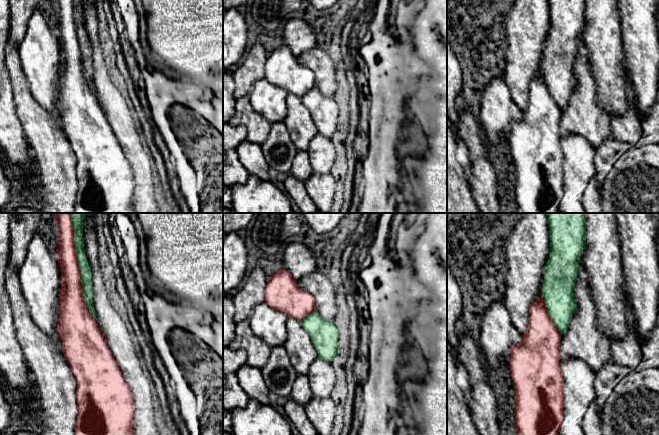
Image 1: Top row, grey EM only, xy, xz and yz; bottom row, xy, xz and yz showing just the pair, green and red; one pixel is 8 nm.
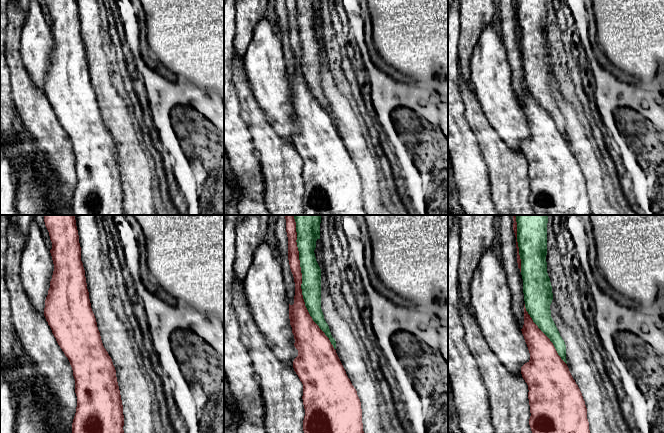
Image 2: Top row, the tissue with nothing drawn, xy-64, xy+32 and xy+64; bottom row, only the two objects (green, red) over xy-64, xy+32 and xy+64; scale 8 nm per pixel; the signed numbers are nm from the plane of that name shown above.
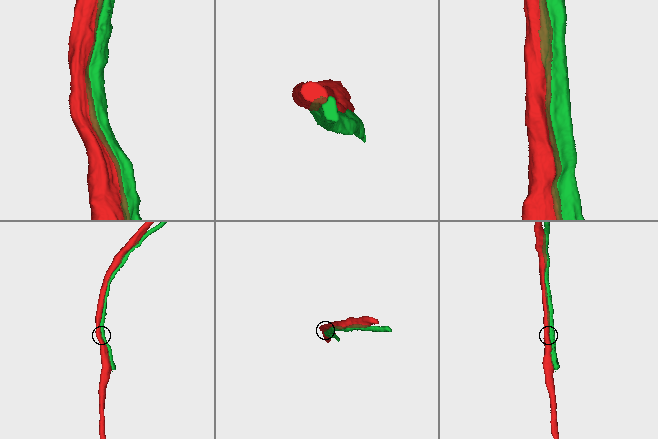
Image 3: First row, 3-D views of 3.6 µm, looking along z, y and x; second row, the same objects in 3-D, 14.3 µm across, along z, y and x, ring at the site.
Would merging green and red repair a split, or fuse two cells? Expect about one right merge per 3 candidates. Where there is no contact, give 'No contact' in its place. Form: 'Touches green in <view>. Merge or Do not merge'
Touches green in xy. Do not merge

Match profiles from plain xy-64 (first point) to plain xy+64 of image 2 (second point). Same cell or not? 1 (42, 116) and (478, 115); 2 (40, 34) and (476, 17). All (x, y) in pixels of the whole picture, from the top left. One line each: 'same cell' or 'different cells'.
1: same cell
2: different cells

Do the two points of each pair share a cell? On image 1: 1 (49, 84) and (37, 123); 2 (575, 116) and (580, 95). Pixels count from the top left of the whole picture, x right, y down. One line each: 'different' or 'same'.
1: different
2: same

